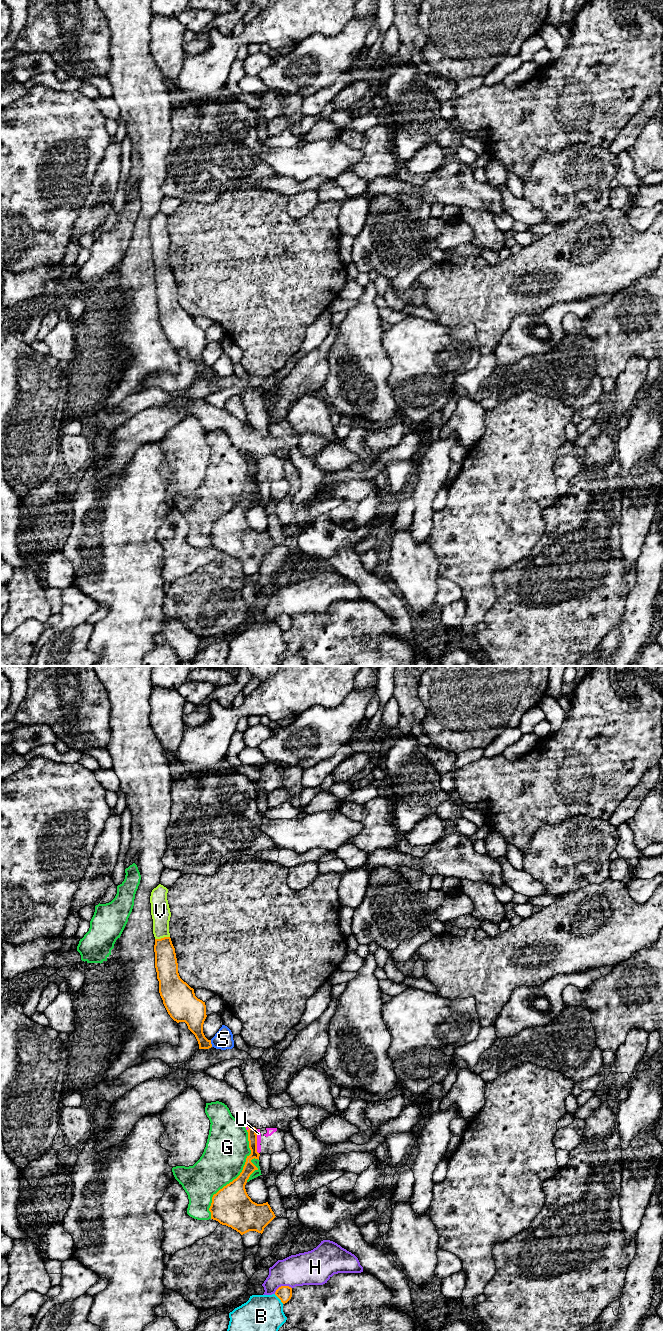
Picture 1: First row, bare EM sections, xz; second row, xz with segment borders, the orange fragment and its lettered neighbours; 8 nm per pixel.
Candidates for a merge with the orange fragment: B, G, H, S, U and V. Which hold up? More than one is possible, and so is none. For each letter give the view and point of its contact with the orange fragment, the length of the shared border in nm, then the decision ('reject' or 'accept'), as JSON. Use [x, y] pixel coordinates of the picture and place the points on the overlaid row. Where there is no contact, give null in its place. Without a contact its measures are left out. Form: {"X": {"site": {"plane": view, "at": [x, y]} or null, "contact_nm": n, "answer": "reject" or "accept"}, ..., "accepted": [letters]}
{"B": {"site": {"plane": "xz", "at": [279, 1298]}, "contact_nm": 110, "answer": "reject"}, "G": {"site": {"plane": "xz", "at": [237, 1177]}, "contact_nm": 750, "answer": "reject"}, "H": {"site": {"plane": "xz", "at": [282, 1286]}, "contact_nm": 150, "answer": "reject"}, "S": {"site": {"plane": "xz", "at": [210, 1043]}, "contact_nm": 60, "answer": "reject"}, "U": {"site": {"plane": "xz", "at": [256, 1141]}, "contact_nm": 200, "answer": "reject"}, "V": {"site": {"plane": "xz", "at": [162, 938]}, "contact_nm": 120, "answer": "accept"}, "accepted": ["V"]}

